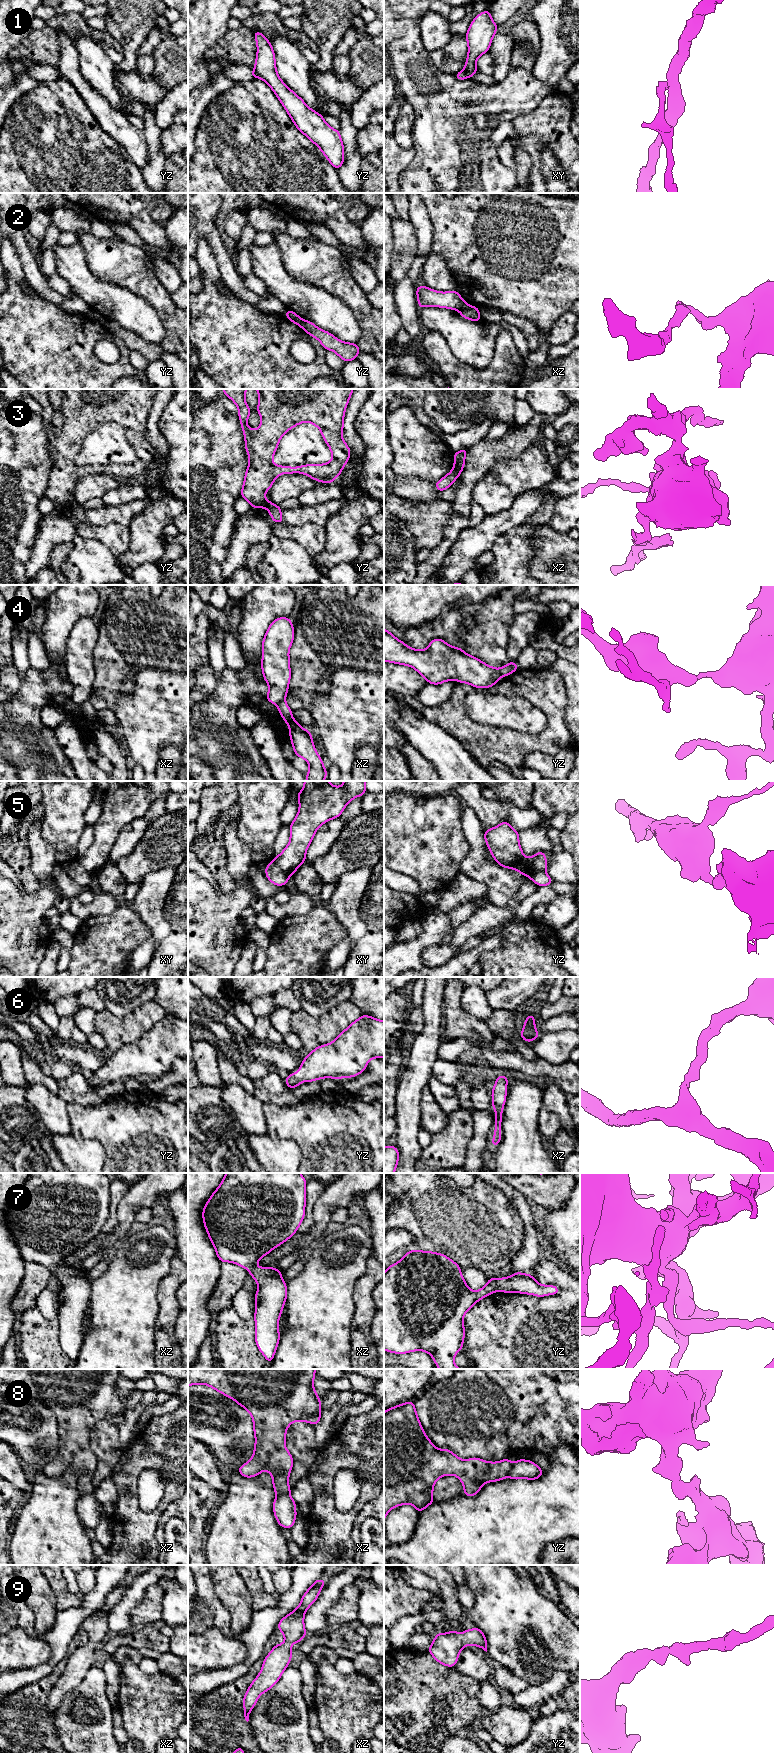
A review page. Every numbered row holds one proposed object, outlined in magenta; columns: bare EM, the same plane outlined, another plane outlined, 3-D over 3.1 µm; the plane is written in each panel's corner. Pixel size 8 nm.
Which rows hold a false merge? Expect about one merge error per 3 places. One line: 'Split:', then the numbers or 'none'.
Split: 1, 2, 3, 4, 5, 8

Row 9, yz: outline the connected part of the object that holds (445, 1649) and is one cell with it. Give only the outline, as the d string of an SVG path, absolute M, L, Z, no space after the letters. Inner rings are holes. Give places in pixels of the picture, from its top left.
M478 1627L463 1633L457 1633L455 1630L437 1633L428 1652L442 1665L455 1667L461 1649L468 1645L475 1645L487 1652L486 1636Z

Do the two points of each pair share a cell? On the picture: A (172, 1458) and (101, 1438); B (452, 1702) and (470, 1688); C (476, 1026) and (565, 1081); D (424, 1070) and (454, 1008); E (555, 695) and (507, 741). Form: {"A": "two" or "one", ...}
{"A": "two", "B": "one", "C": "one", "D": "two", "E": "one"}

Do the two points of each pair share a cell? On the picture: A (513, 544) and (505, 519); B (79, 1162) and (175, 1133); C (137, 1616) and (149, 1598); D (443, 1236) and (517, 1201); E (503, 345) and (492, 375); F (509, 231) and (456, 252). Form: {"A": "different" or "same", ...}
{"A": "different", "B": "different", "C": "same", "D": "different", "E": "same", "F": "same"}

